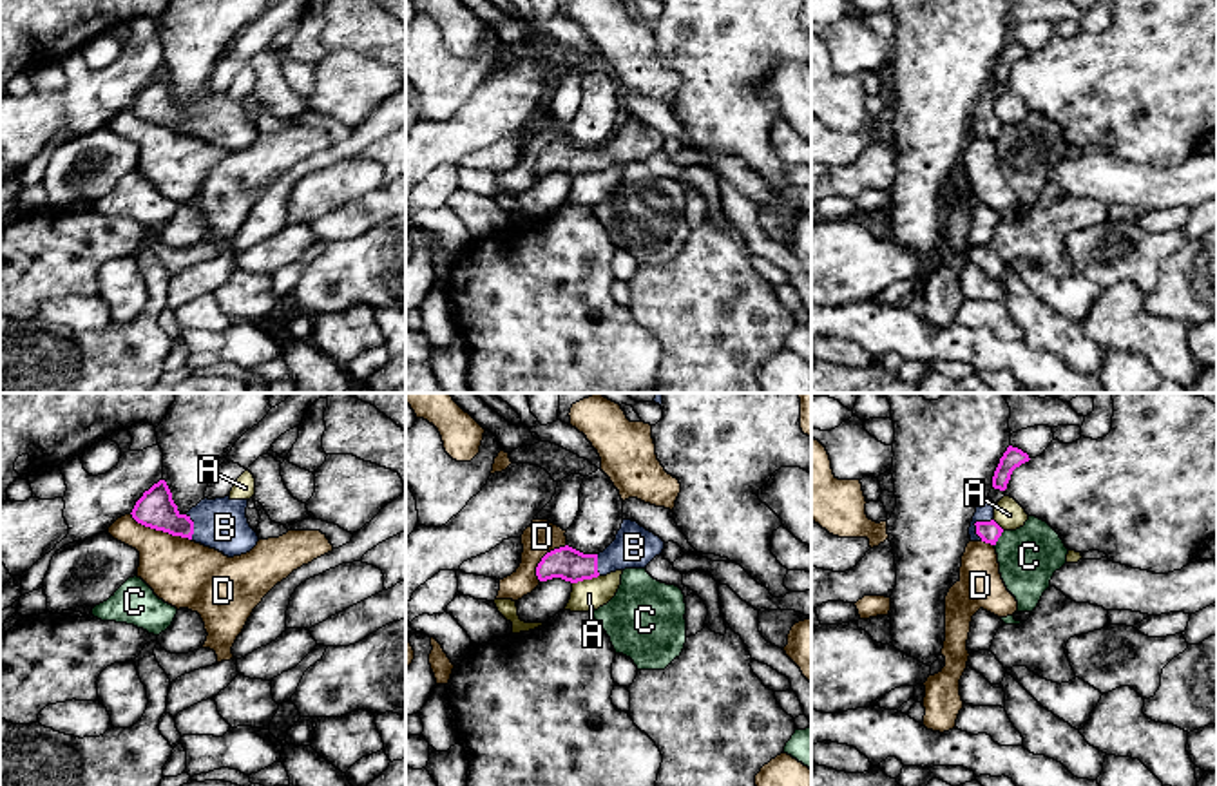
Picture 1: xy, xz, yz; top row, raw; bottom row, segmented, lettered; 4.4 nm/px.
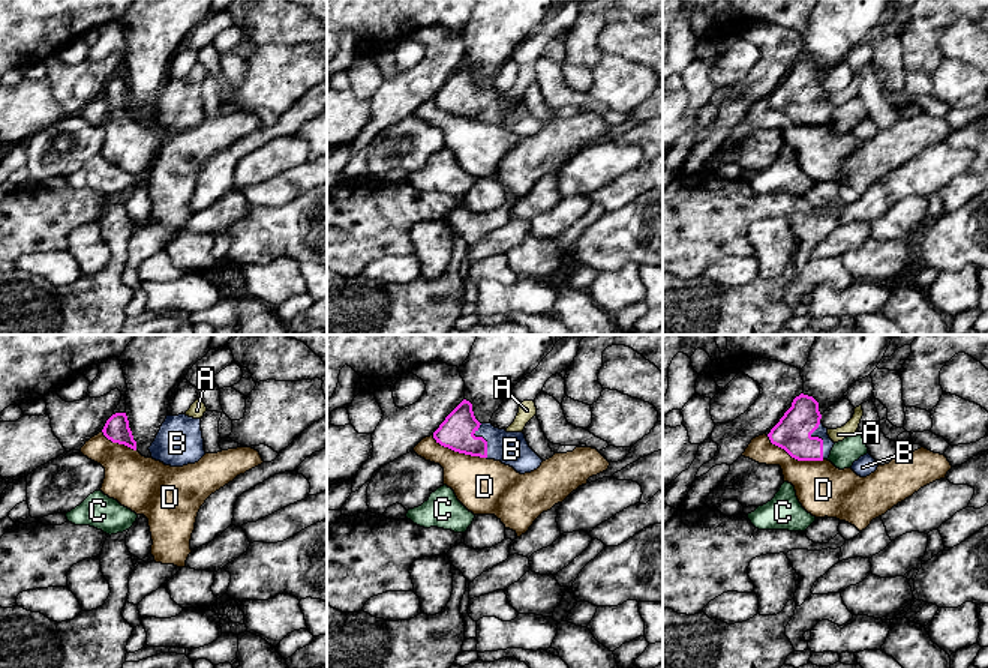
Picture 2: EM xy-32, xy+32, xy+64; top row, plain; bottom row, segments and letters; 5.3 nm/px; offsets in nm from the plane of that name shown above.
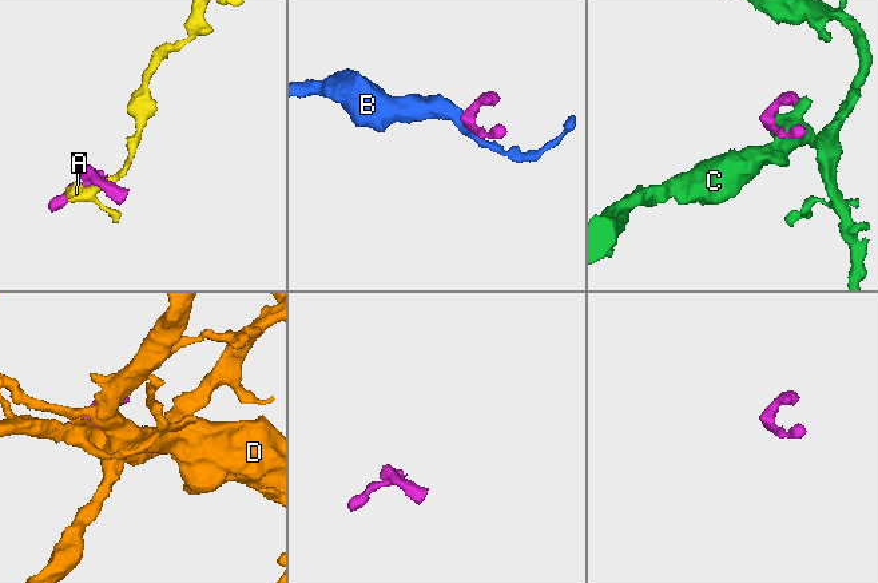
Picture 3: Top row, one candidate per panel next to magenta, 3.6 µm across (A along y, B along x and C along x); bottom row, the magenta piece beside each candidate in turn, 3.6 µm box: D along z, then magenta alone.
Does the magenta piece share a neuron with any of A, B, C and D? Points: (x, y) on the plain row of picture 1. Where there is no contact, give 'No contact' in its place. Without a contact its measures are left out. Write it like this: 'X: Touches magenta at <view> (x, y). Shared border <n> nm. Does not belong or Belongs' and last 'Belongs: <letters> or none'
A: Touches magenta at xz (585, 172). Shared border 130 nm. Does not belong
B: Touches magenta at yz (975, 118). Shared border 120 nm. Belongs
C: Touches magenta at yz (998, 131). Shared border 80 nm. Does not belong
D: Touches magenta at xy (160, 124). Shared border 300 nm. Does not belong
Belongs: B

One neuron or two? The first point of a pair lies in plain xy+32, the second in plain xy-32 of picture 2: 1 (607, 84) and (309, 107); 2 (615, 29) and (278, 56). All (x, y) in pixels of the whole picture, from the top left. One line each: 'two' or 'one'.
1: two
2: two

